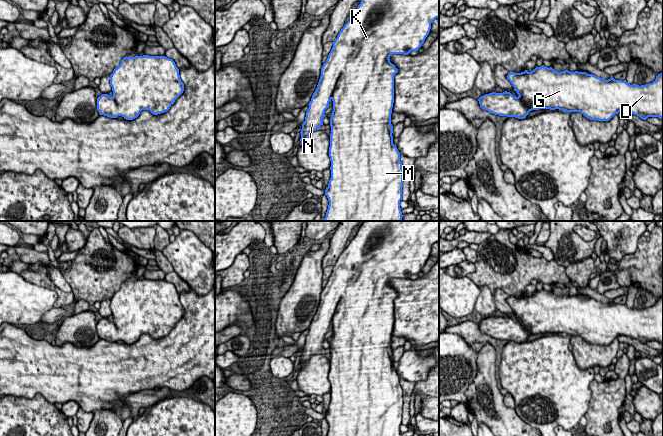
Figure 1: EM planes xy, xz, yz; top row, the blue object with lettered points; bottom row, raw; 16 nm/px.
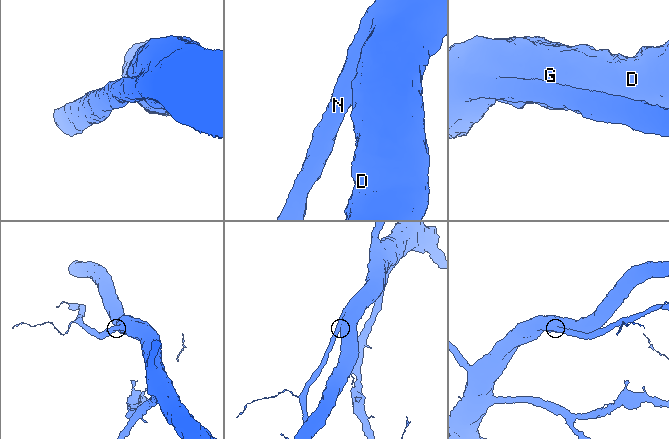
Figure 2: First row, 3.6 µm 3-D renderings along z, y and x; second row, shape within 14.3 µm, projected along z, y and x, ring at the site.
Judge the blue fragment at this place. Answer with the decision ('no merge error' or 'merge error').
no merge error

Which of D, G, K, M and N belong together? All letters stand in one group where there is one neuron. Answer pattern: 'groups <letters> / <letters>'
groups D G K M N

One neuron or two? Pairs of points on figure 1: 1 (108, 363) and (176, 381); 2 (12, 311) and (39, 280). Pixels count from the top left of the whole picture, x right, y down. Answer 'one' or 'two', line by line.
1: one
2: two

